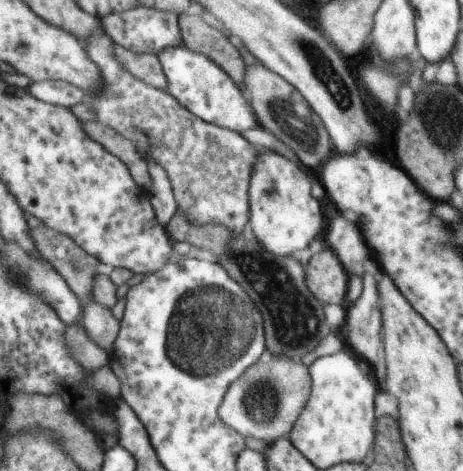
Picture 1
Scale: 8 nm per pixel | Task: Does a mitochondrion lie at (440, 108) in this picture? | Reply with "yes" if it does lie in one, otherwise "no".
yes

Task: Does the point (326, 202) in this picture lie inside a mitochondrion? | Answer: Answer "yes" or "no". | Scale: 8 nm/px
no

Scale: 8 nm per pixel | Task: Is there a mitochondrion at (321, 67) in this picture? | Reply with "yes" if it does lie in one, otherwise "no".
yes

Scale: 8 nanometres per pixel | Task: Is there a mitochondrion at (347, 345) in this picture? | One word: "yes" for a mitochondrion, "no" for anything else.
no

